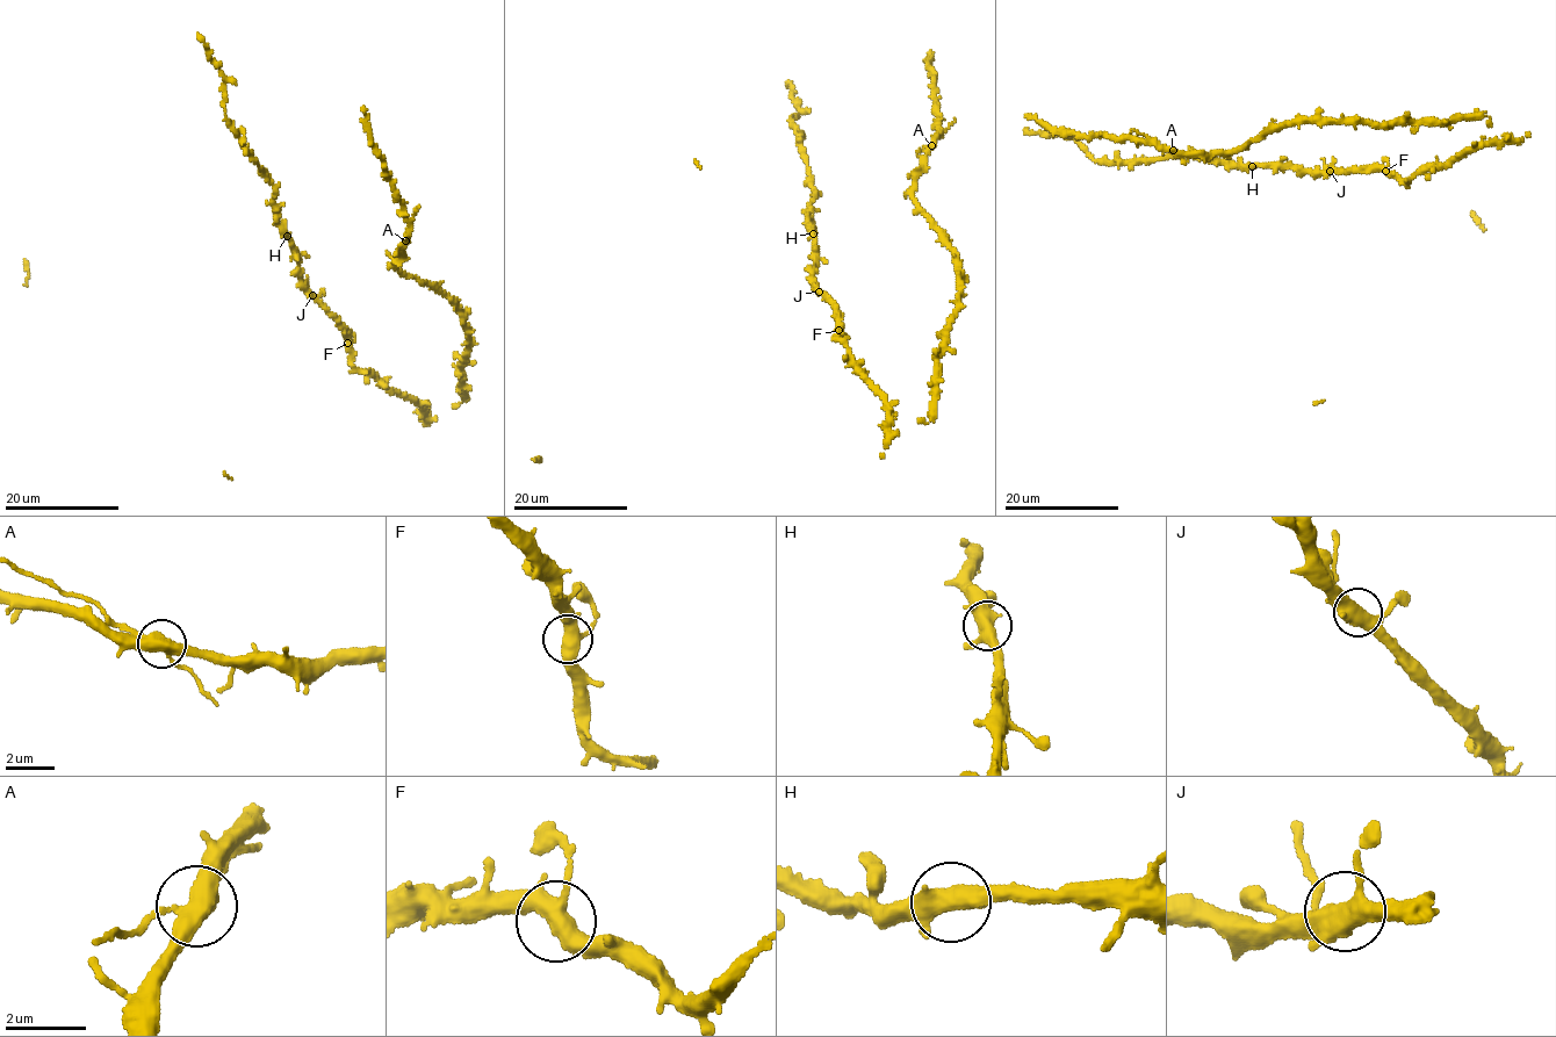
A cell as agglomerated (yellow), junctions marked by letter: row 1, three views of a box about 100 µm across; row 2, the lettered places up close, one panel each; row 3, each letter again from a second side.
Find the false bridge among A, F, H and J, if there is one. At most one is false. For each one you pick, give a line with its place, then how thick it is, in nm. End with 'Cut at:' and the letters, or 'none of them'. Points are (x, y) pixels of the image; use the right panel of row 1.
A: place (1173, 150); calibre 440 nm
Cut at: A

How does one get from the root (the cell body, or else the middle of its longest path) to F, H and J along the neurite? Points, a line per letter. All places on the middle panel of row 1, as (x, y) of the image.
F: (887, 422), (886, 396), (857, 366), (848, 346), (836, 338), (838, 330)
H: (887, 422), (886, 396), (836, 338), (837, 308), (814, 278), (813, 233)
J: (887, 422), (886, 396), (858, 368), (848, 346), (836, 338), (840, 329), (837, 308), (819, 292)

